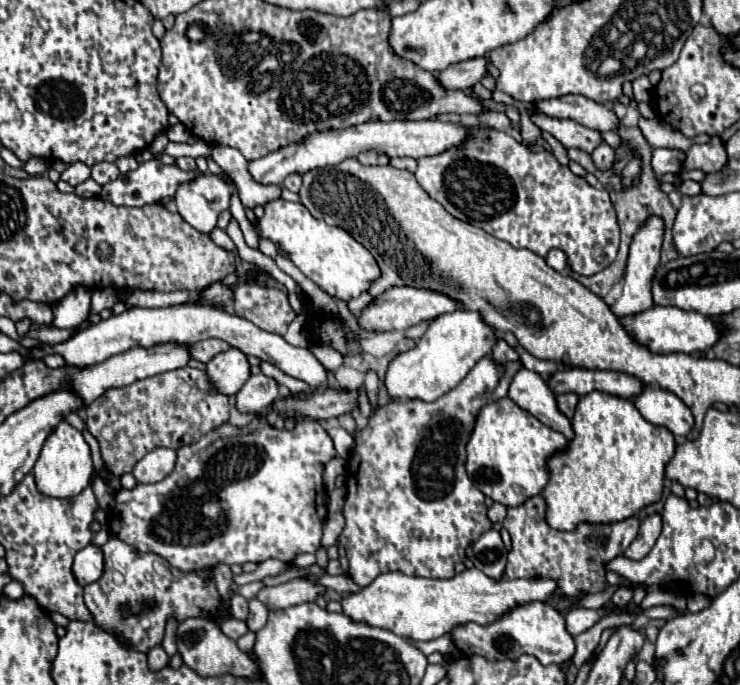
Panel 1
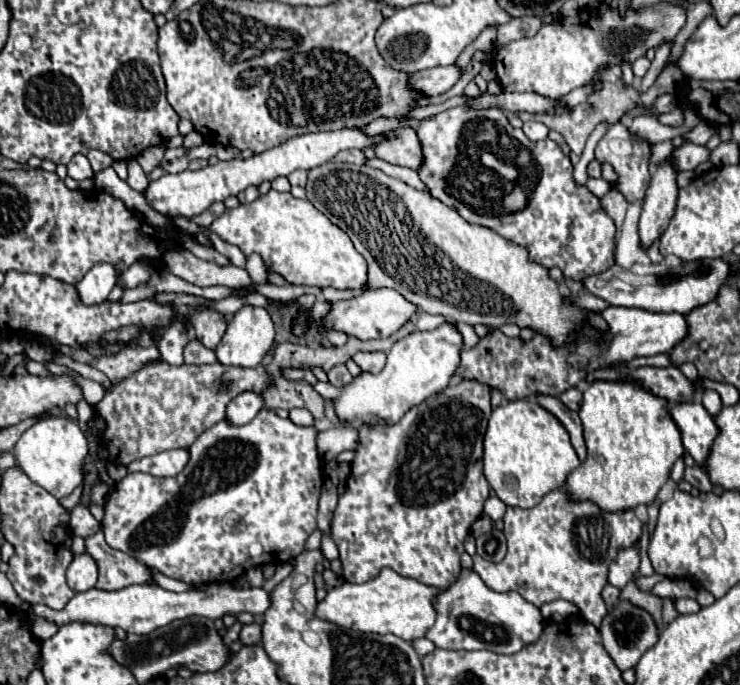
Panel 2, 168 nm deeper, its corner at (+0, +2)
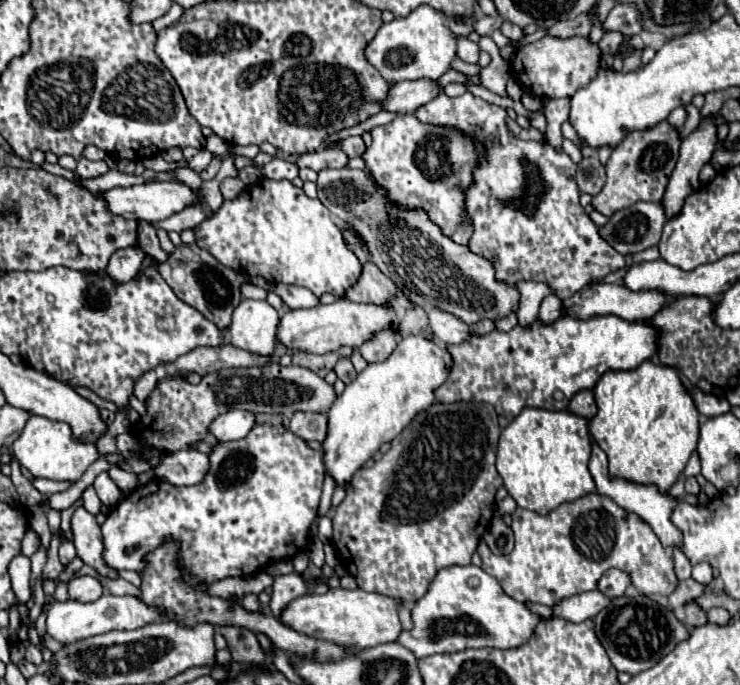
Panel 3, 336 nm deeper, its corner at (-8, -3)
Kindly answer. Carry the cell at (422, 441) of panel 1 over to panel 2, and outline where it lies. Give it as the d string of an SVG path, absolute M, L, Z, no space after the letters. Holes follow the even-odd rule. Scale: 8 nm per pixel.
M462 379L412 407L392 427L382 423L366 423L360 427L360 443L352 461L352 477L348 477L346 493L338 499L332 519L332 539L338 545L346 581L366 583L374 579L382 567L390 567L404 577L412 577L434 587L450 587L458 579L458 573L462 571L462 543L470 533L470 525L480 517L490 493L480 461L482 437L490 411L490 387L474 379Z

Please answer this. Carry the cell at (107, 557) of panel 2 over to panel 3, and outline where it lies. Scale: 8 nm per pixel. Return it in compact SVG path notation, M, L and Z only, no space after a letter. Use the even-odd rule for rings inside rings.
M78 506L72 514L70 530L78 558L84 564L96 568L102 576L116 578L116 570L108 568L102 560L102 534L100 526L96 524L96 516L90 514L84 506Z

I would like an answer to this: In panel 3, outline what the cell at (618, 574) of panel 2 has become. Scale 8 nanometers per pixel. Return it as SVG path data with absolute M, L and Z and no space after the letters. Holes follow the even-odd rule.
M610 568L606 574L602 574L602 578L598 580L598 590L602 594L606 594L608 598L616 598L622 596L626 592L626 588L630 586L630 576L618 568Z

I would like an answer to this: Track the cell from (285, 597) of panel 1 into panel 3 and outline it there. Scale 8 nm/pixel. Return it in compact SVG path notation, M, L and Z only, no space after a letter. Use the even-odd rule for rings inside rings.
M102 594L96 602L76 602L76 600L66 600L66 602L52 602L48 616L46 616L46 634L52 636L58 642L76 642L88 636L104 634L110 630L136 630L140 626L146 626L150 622L162 620L164 614L158 608L146 606L138 596L112 596L112 594Z

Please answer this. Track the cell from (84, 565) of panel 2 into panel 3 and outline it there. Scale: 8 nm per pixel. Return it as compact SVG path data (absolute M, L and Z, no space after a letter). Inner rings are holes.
M82 576L68 582L68 596L76 602L94 602L102 594L104 594L102 584L92 576Z

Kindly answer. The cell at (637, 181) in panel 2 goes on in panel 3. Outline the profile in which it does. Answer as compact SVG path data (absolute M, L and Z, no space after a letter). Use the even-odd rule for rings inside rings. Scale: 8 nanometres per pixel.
M660 122L650 130L628 134L628 138L612 152L606 164L606 184L592 198L592 206L604 216L612 216L614 212L624 210L640 200L660 202L668 186L668 178L678 162L678 150L680 136L670 122Z

